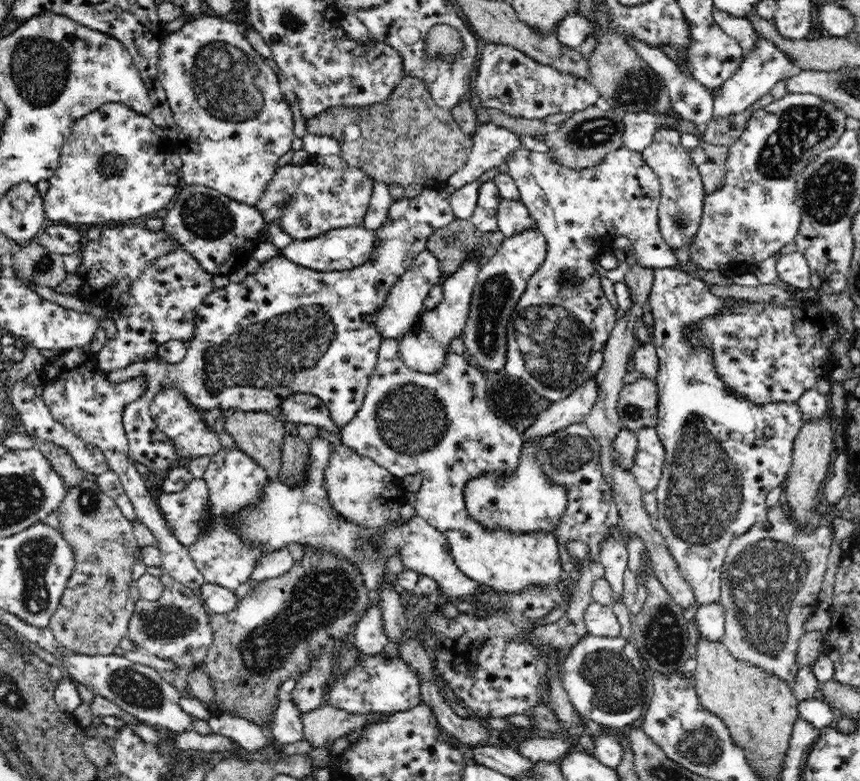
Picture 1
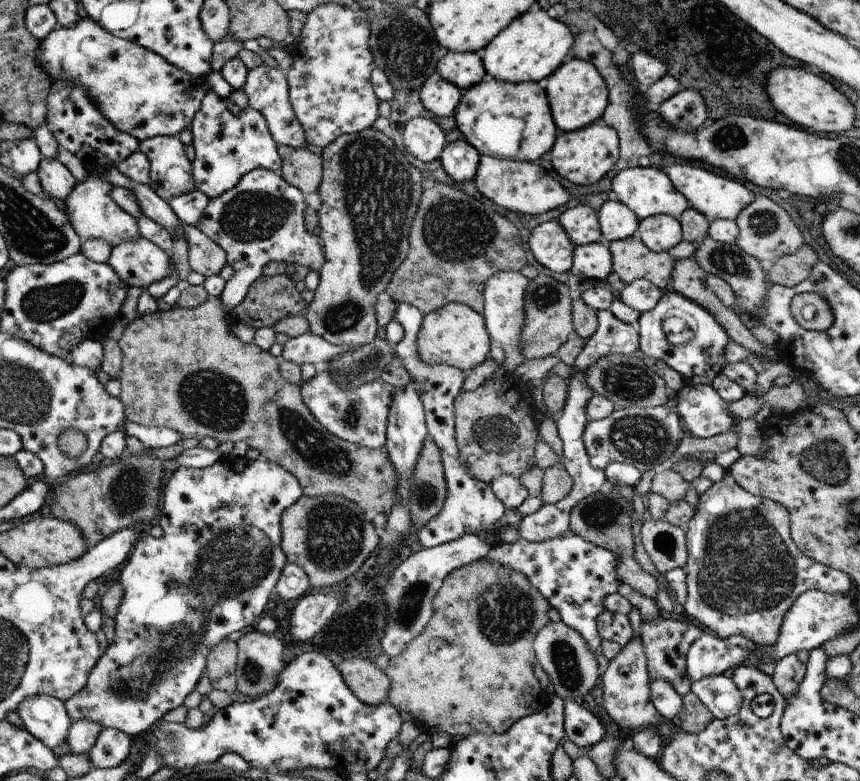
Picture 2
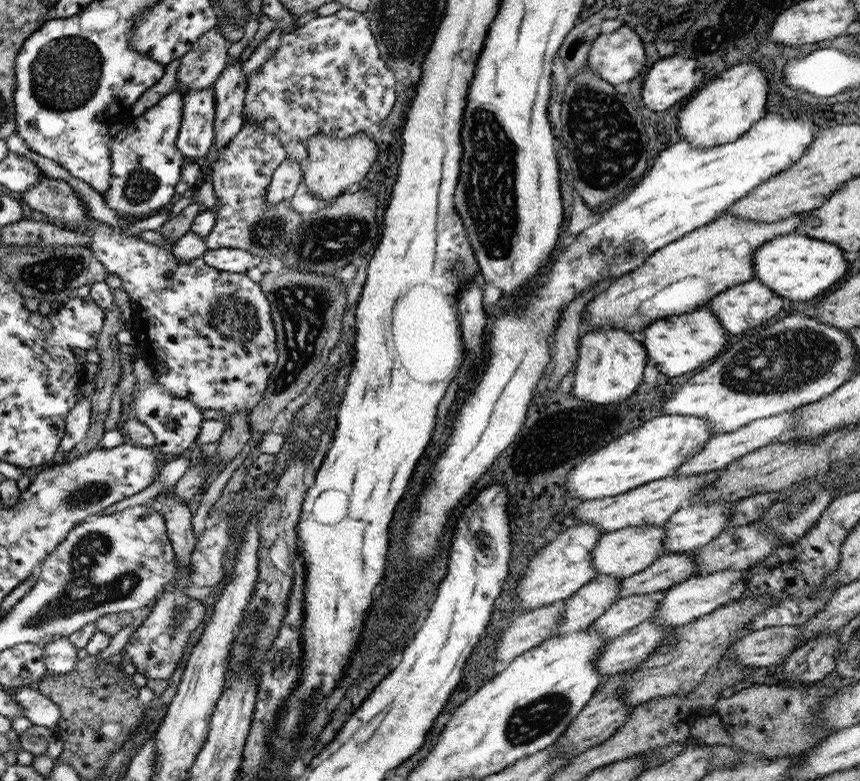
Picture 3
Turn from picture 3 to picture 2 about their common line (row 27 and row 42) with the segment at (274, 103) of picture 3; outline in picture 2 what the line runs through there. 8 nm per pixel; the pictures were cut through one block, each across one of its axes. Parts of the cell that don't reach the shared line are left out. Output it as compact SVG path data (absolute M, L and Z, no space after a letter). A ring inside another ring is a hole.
M330 2L330 4L316 6L312 12L306 14L306 21L301 29L300 38L298 38L297 41L299 50L296 56L296 64L292 66L292 71L290 72L290 78L292 79L290 102L293 103L293 109L296 111L297 117L300 119L305 129L305 135L309 141L307 148L319 156L331 142L336 141L342 134L360 133L363 130L372 129L374 121L380 116L378 113L380 100L373 91L373 84L370 84L370 72L372 72L372 52L370 52L370 46L368 46L370 24L368 24L368 20L364 20L362 16L364 16L362 10L354 12L352 8L344 8L340 2Z

